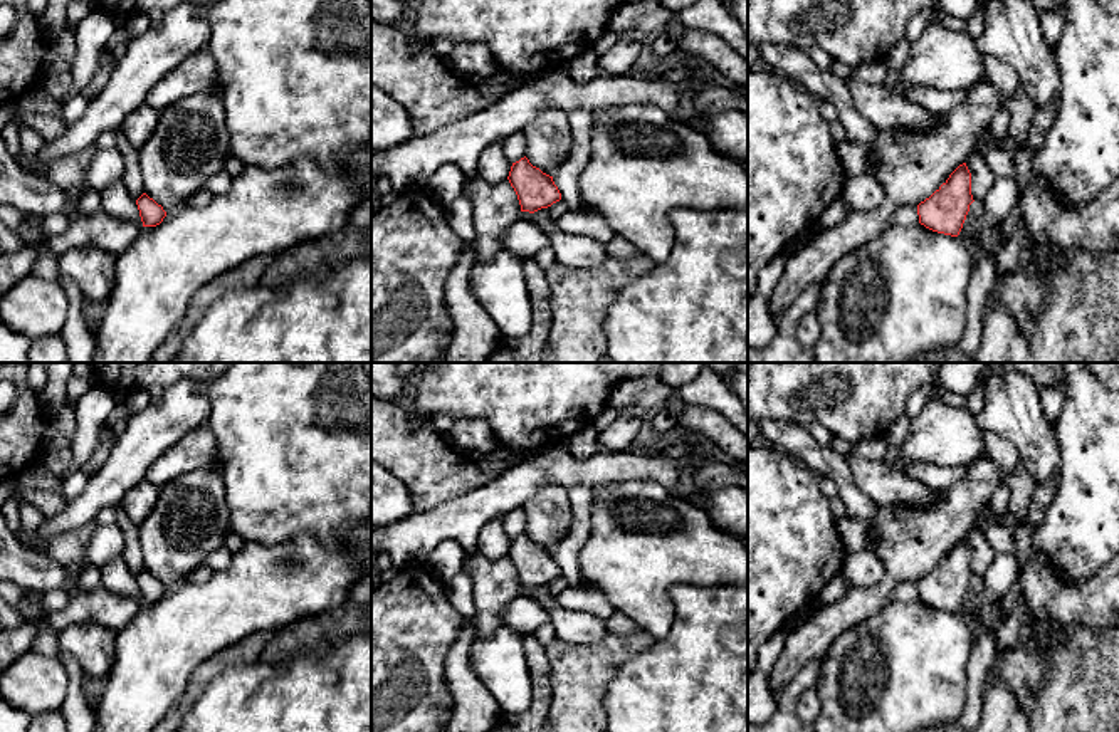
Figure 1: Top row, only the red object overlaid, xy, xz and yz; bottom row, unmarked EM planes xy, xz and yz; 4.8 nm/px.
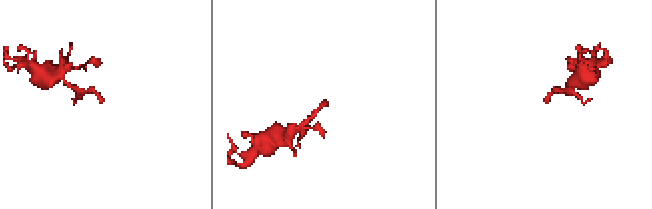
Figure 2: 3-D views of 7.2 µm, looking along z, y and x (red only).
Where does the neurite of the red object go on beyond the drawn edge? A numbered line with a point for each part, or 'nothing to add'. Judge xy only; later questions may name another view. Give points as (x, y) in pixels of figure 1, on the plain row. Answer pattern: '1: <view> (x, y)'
1: xy (190, 519)

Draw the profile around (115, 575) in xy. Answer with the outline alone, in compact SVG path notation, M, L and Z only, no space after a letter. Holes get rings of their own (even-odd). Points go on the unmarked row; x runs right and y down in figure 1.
M114 557L101 566L102 586L119 596L128 596L143 604L136 576L129 571L123 557Z

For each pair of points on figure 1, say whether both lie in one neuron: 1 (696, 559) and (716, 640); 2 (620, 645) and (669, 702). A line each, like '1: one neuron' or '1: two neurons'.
1: two neurons
2: two neurons

